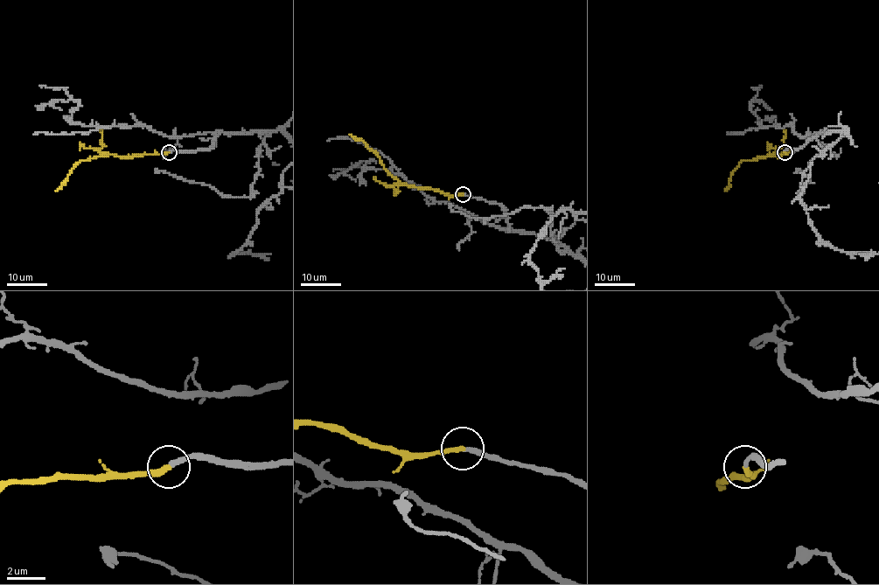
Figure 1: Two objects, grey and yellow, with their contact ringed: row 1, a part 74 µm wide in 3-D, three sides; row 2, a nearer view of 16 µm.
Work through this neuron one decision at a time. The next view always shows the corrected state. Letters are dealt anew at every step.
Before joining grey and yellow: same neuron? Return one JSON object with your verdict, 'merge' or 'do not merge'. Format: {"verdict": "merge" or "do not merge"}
{"verdict": "merge"}

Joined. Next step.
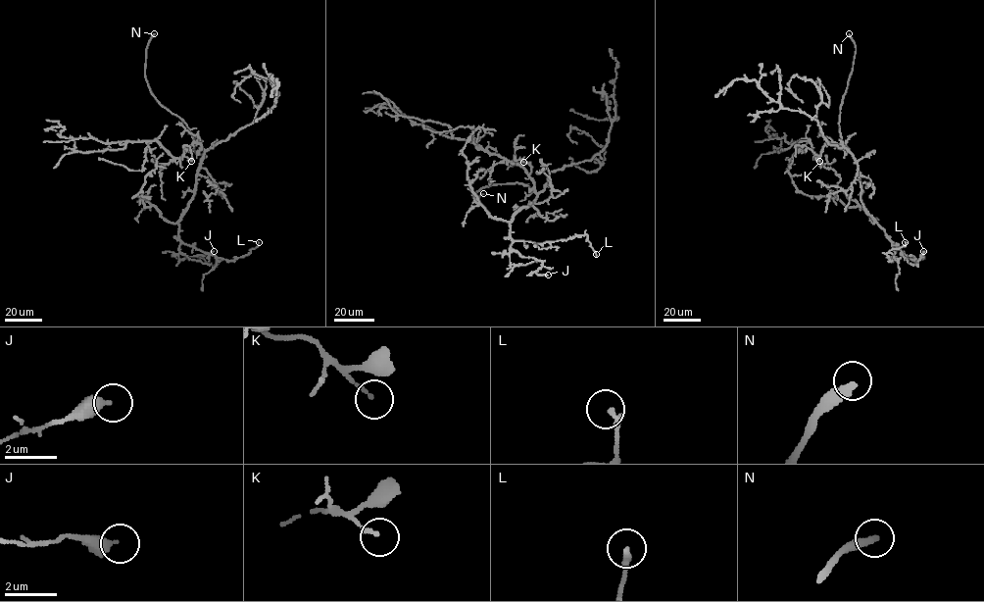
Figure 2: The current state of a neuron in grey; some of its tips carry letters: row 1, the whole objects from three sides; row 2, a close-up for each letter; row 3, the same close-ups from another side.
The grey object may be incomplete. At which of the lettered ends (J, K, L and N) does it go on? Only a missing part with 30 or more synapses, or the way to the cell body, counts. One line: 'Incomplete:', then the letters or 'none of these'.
Incomplete: N

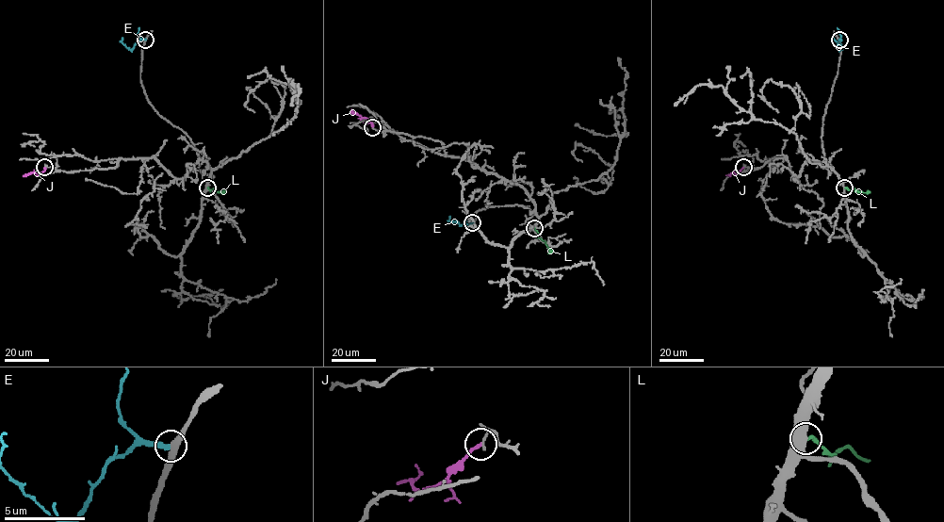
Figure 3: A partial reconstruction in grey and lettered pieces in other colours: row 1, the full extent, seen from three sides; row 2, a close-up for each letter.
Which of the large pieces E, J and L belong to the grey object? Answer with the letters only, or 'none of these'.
L

